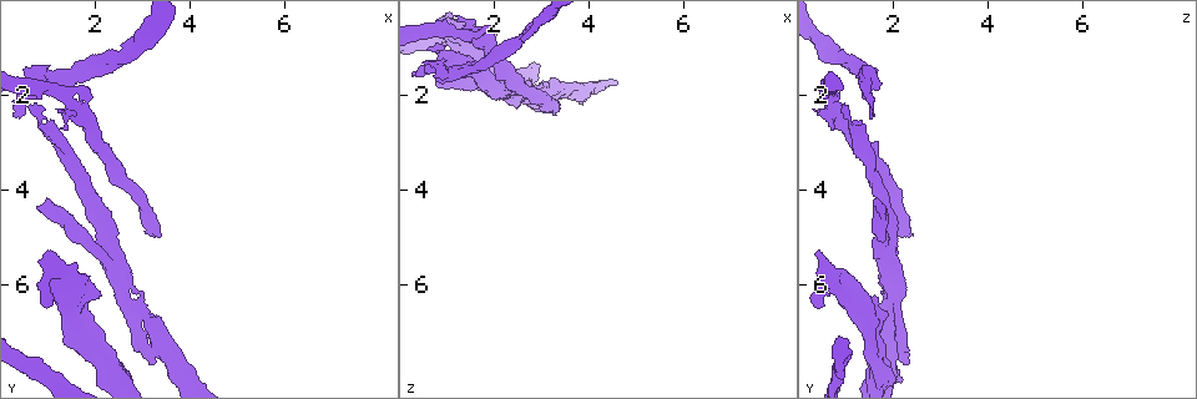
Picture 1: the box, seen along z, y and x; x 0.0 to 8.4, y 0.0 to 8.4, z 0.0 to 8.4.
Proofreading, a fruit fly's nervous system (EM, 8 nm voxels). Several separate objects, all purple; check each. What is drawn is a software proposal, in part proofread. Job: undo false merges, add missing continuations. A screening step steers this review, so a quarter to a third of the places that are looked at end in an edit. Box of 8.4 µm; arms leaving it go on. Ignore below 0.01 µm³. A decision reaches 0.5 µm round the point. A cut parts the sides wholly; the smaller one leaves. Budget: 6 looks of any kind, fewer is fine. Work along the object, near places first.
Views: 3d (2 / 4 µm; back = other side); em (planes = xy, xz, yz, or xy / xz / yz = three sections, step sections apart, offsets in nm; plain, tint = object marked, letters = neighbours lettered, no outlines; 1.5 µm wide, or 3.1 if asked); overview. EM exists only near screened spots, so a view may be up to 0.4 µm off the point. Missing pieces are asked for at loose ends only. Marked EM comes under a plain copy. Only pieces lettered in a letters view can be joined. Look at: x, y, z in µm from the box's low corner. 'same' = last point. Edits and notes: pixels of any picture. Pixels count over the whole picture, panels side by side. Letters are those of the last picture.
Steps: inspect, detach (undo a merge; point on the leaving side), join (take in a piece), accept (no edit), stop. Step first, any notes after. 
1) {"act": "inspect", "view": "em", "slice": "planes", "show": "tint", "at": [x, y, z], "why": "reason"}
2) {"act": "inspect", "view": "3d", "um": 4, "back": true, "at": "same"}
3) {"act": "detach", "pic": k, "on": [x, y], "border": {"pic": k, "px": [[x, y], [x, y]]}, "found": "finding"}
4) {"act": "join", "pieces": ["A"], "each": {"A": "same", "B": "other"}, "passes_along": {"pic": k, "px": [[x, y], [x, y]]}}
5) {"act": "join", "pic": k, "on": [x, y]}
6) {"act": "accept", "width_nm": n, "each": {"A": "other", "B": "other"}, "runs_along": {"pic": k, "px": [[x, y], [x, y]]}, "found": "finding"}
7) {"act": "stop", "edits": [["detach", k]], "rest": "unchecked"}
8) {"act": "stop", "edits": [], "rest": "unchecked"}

{"act": "inspect", "view": "em", "slice": "planes", "show": "letters", "at": [1.85, 6.65, 1.95], "why": "thick end"}

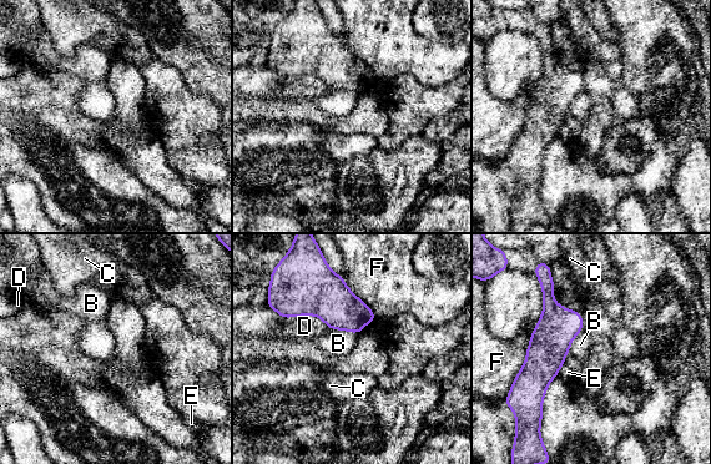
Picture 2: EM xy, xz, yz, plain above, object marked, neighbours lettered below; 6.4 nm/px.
{"act": "accept", "each": {"B": "other", "C": "other", "D": "other", "E": "other", "F": "other"}, "border": {"pic": 2, "px": [[331, 328], [357, 333]]}, "found": "no lettered piece goes on from it"}

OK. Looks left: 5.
{"act": "inspect", "view": "em", "slice": "xz", "step": 4, "show": "tint", "at": [3.30, 4.90, 2.45], "why": "branch stops here"}

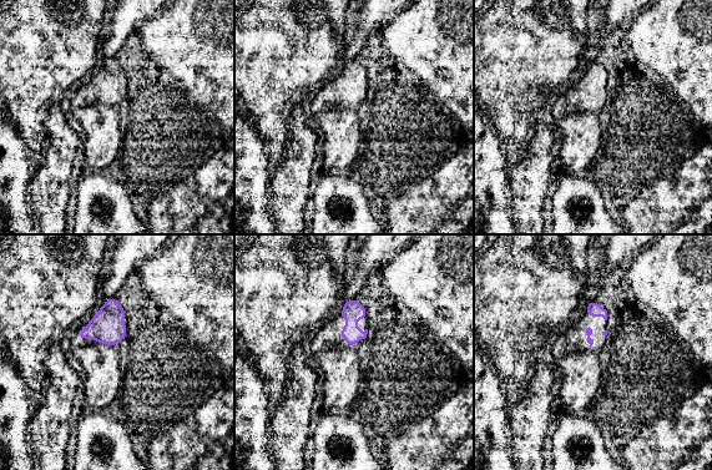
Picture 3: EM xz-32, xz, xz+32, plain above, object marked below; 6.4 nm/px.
{"act": "inspect", "view": "em", "slice": "xy", "step": 4, "show": "letters", "at": "same", "why": "another direction"}

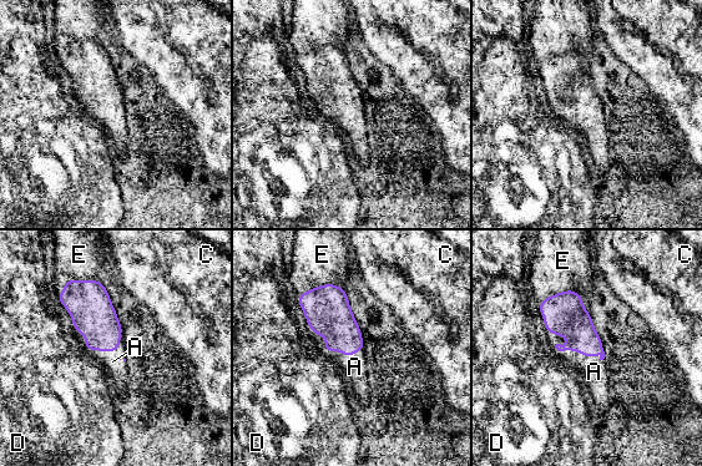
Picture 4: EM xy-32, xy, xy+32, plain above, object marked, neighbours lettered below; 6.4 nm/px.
{"act": "join", "pieces": ["A"], "longest_contact_nm": ["A", 420], "each": {"A": "same", "C": "other", "D": "other", "E": "other"}, "passes_along": {"pic": 4, "px": [[564, 314], [561, 350], [594, 371]]}, "found": "it goes on there"}

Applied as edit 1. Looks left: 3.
{"act": "inspect", "view": "em", "slice": "planes", "show": "tint", "at": [0.85, 4.30, 1.70], "why": "branch stops here"}

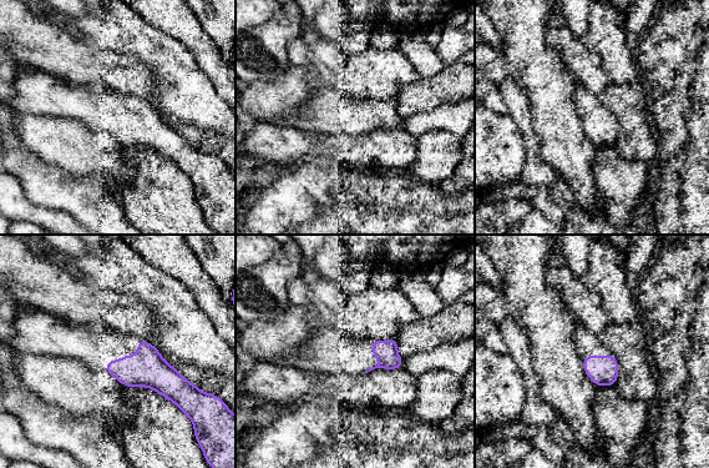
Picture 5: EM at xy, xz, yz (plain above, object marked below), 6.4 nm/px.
{"act": "inspect", "view": "em", "slice": "planes", "show": "letters", "at": "same"}

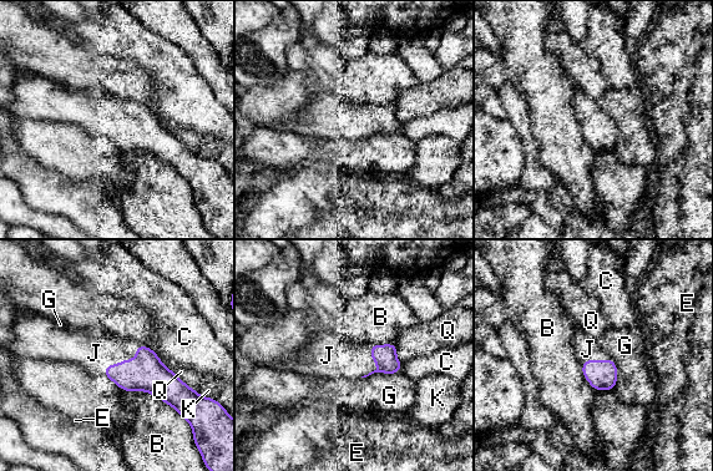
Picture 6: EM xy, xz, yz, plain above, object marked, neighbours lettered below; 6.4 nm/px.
{"act": "join", "pieces": ["J"], "each": {"B": "other", "C": "other", "E": "other", "G": "other", "J": "same", "K": "other", "Q": "other"}, "passes_along": {"pic": 6, "px": [[146, 373], [124, 360], [94, 353]]}, "found": "it goes on there"}

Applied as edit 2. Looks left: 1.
{"act": "stop", "edits": [["join", 4], ["join", 6]], "rest": "unchecked"}

